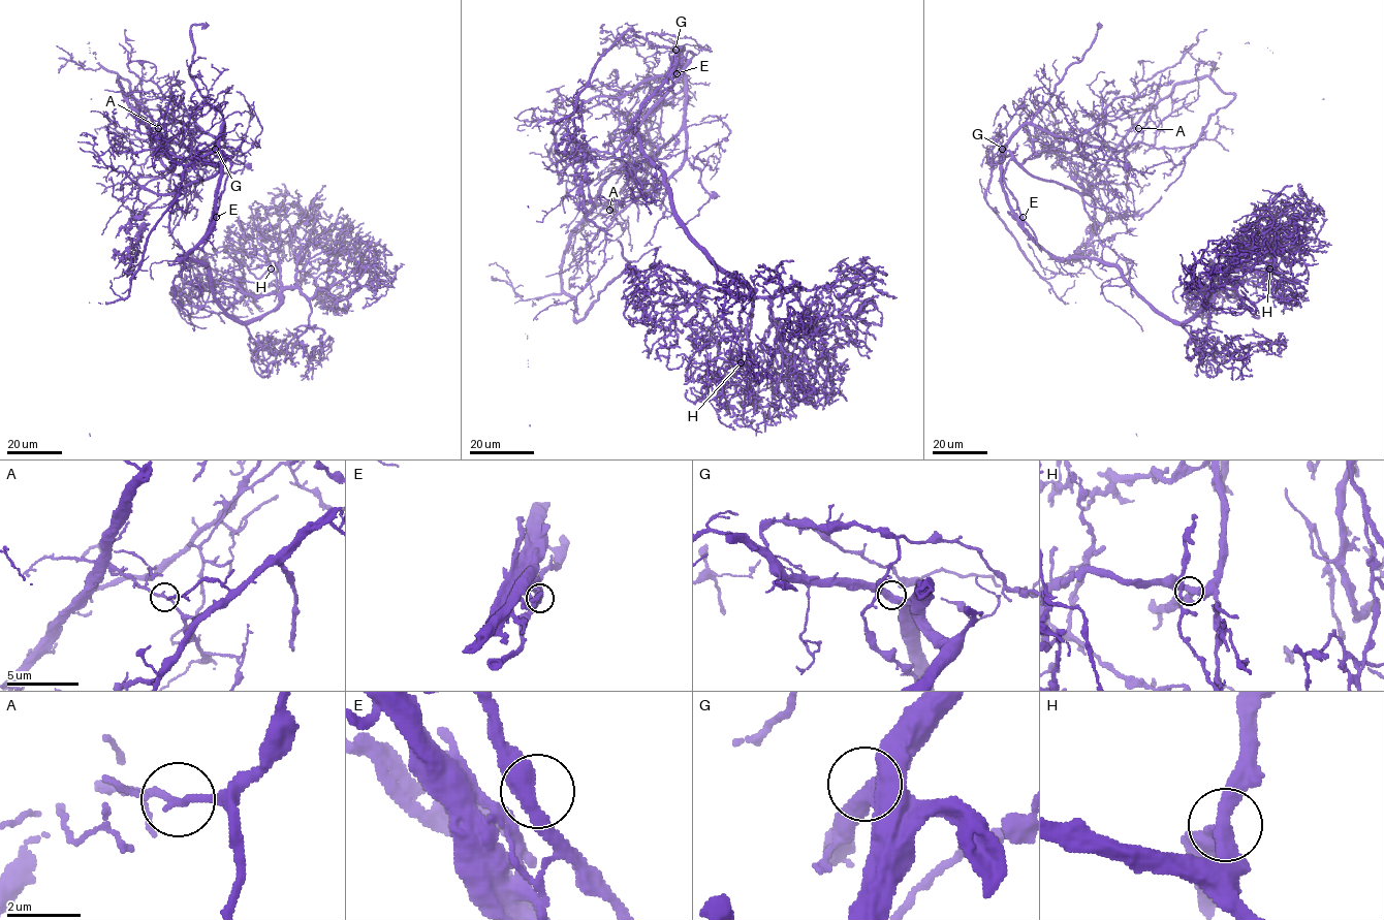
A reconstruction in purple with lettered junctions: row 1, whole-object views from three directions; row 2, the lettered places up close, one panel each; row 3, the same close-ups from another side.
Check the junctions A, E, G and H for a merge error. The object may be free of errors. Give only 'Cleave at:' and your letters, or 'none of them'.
Cleave at: A

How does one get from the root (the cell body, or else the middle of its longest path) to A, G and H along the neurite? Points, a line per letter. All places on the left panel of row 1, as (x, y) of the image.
A: (211, 217), (220, 178), (219, 131), (223, 125), (224, 144), (202, 151), (169, 143), (164, 130), (159, 128)
G: (211, 217), (220, 178), (220, 157), (215, 149)
H: (211, 217), (211, 230), (179, 258), (208, 268), (229, 314), (251, 322), (278, 306), (280, 268), (271, 268)

